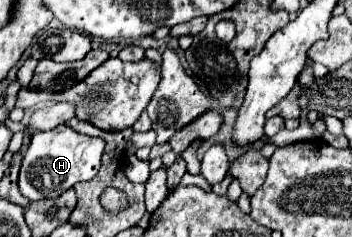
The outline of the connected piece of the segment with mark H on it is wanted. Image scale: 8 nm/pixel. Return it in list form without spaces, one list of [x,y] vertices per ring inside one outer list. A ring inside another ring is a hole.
[[[58,125],[50,131],[32,135],[30,147],[24,155],[18,187],[28,201],[56,199],[64,191],[72,189],[80,181],[90,181],[100,171],[100,157],[104,151],[104,141],[98,137],[88,137],[72,131],[66,125]]]

